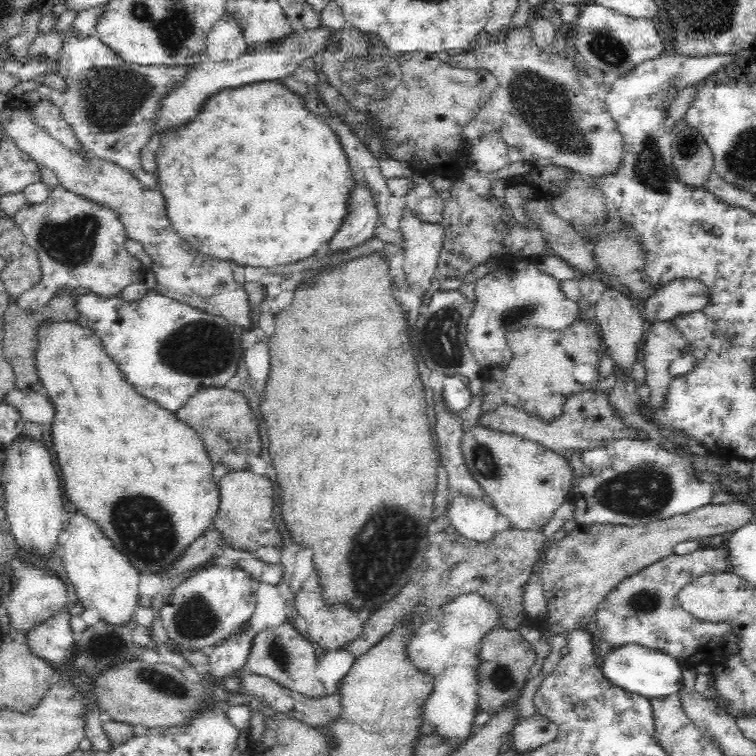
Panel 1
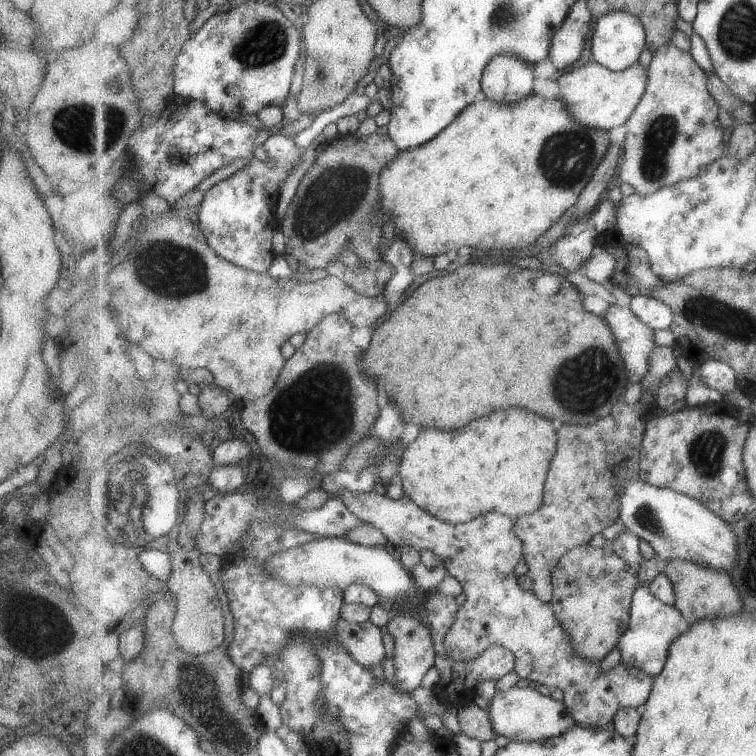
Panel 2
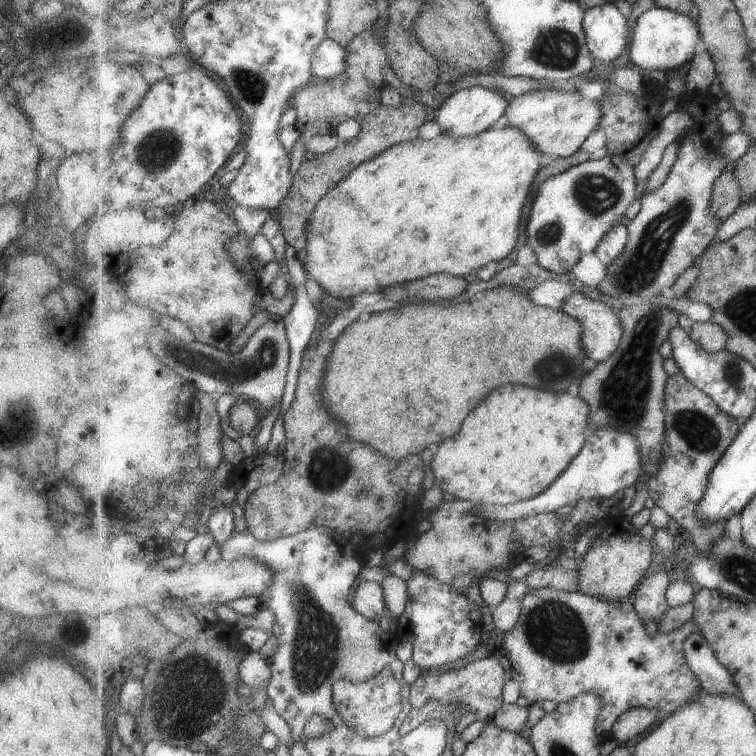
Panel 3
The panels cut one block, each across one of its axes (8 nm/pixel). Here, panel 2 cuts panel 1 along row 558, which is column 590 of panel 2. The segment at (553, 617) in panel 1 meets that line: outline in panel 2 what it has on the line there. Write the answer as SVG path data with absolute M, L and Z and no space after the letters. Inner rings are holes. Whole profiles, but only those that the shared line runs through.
M591 544L578 546L567 552L555 567L552 575L554 598L551 600L555 614L568 632L573 648L584 659L600 664L618 646L622 636L630 627L632 600L635 591L638 590L639 574L638 567L630 565L622 556L619 556L610 544L601 548Z

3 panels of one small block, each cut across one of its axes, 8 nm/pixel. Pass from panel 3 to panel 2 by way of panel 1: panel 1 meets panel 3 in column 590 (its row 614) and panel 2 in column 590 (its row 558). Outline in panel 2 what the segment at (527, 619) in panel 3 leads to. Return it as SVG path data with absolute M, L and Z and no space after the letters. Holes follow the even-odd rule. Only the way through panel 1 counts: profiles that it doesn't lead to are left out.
M381 488L364 493L344 492L339 493L338 496L353 514L361 517L364 523L381 529L389 537L391 546L409 546L420 553L434 552L441 559L447 574L457 577L463 583L466 601L457 609L455 622L444 638L447 656L453 662L461 660L463 663L473 663L485 652L486 648L491 645L503 645L512 650L517 657L515 675L521 680L536 681L544 690L561 689L564 692L564 702L574 713L574 719L579 725L587 728L612 728L615 724L615 716L622 708L639 709L647 704L656 681L653 675L648 675L640 668L625 663L619 663L611 670L603 672L601 664L584 659L573 648L568 632L555 614L552 601L545 602L533 590L526 591L519 586L513 567L521 562L521 558L524 558L524 544L518 533L514 531L516 522L511 520L510 516L493 511L482 514L469 522L454 525L433 516L411 497L403 496L401 499L393 500L385 496Z

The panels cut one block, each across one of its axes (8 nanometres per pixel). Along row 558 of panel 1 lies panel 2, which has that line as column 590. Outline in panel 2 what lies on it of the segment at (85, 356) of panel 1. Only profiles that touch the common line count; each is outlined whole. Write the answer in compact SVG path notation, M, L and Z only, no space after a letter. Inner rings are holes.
M535 92L526 99L515 104L504 105L484 95L474 103L471 103L454 123L451 123L445 130L442 130L433 140L427 141L421 147L411 149L409 151L401 151L398 158L391 161L381 174L381 190L380 210L379 214L382 220L390 220L394 223L395 238L400 235L412 247L416 256L434 257L439 254L447 254L450 251L461 250L464 254L471 248L504 248L509 254L512 254L517 248L531 248L534 242L541 234L545 234L565 212L577 204L583 189L590 183L591 177L594 175L596 168L602 163L602 160L610 151L611 134L603 129L591 128L590 126L581 124L576 121L566 102L557 95L543 96Z

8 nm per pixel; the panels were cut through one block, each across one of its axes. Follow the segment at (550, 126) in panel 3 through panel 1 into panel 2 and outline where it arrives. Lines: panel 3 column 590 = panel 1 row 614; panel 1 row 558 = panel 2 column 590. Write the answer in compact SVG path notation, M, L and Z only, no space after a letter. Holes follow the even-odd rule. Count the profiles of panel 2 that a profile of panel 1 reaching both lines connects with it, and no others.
M594 60L561 76L557 80L559 92L556 95L566 102L576 121L608 131L619 124L625 125L631 118L645 94L649 80L648 69L638 62L625 70L612 71Z

